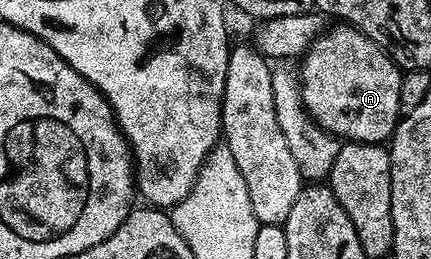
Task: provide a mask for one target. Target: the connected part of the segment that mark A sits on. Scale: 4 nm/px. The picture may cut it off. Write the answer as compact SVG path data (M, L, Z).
M332 24L319 34L311 46L304 51L298 66L300 91L308 115L324 130L335 134L341 140L350 142L374 142L384 144L396 131L396 123L400 121L400 101L398 92L402 88L401 69L392 61L387 52L374 40L370 40L362 32L352 26Z

